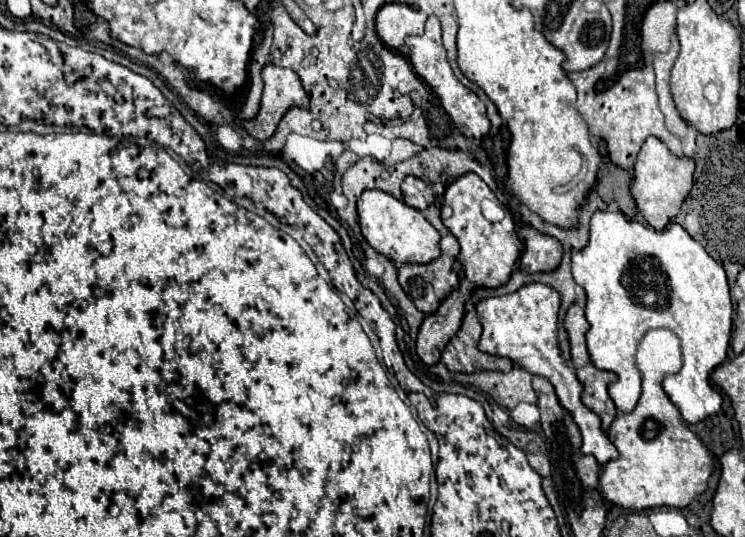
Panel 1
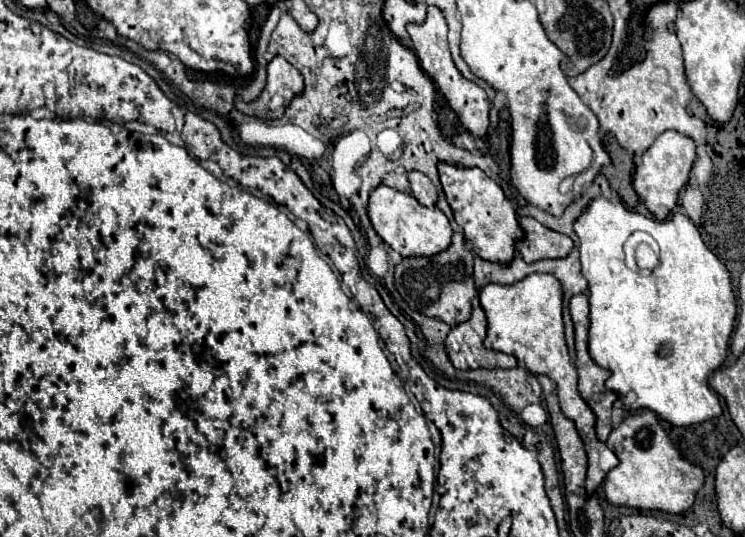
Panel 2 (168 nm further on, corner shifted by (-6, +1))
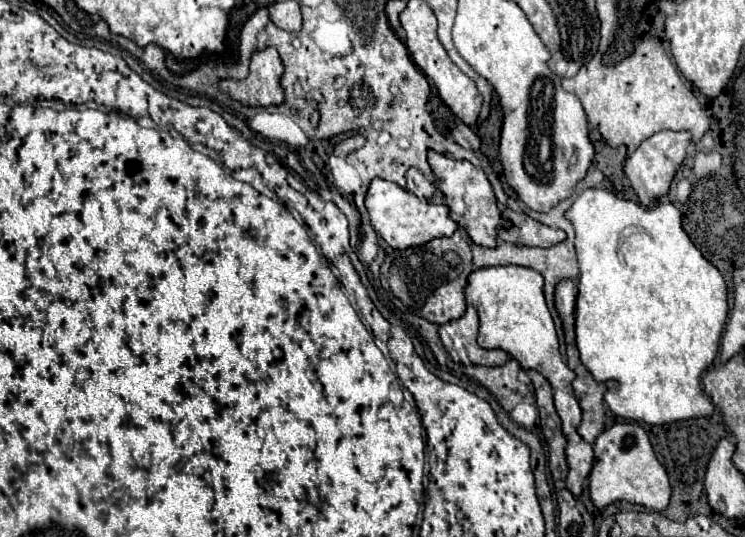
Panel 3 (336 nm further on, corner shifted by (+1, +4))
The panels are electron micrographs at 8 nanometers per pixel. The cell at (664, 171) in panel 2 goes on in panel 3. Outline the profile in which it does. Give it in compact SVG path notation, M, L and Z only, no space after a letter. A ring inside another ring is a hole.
M663 130L663 132L657 132L653 134L651 138L647 138L645 142L639 144L639 148L627 156L627 162L625 162L625 174L633 186L633 190L637 192L641 204L651 204L655 198L659 196L665 196L671 182L673 182L673 176L677 172L677 168L681 166L685 154L687 154L687 146L691 142L691 134L689 132L671 132L671 130Z

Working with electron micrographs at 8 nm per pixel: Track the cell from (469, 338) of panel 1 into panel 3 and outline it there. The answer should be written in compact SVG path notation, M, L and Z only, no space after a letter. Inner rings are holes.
M473 306L457 320L441 325L439 337L455 363L479 366L501 366L509 360L503 350L485 350L477 344L479 318Z

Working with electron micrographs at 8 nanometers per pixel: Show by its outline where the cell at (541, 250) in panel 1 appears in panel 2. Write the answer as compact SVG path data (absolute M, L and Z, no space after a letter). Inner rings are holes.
M520 217L520 227L524 231L524 237L516 243L516 249L526 263L540 259L562 259L574 247L568 235L556 233L532 217Z

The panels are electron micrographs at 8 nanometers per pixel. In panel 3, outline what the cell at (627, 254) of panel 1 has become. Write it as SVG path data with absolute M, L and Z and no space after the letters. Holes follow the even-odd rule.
M589 188L585 190L565 212L565 218L575 228L575 250L579 258L579 296L575 302L575 334L577 334L577 348L581 354L583 366L593 374L597 382L613 384L611 390L605 392L605 404L609 410L625 420L639 420L645 424L669 424L677 420L689 420L699 416L709 416L713 412L711 398L701 388L701 374L703 374L715 360L719 350L719 338L727 320L727 284L721 272L709 264L703 254L693 246L689 236L681 226L681 214L671 202L659 202L653 206L643 206L627 198L615 196L611 190L605 188Z

